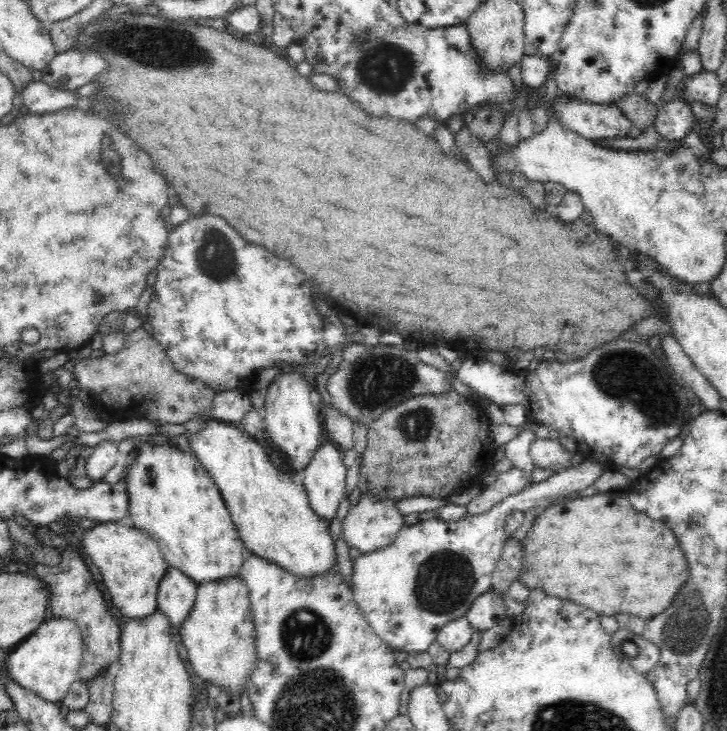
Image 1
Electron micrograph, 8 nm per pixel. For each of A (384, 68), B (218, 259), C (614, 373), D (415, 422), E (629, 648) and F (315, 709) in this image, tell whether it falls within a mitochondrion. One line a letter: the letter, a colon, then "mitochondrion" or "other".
A: mitochondrion
B: mitochondrion
C: mitochondrion
D: mitochondrion
E: mitochondrion
F: mitochondrion

